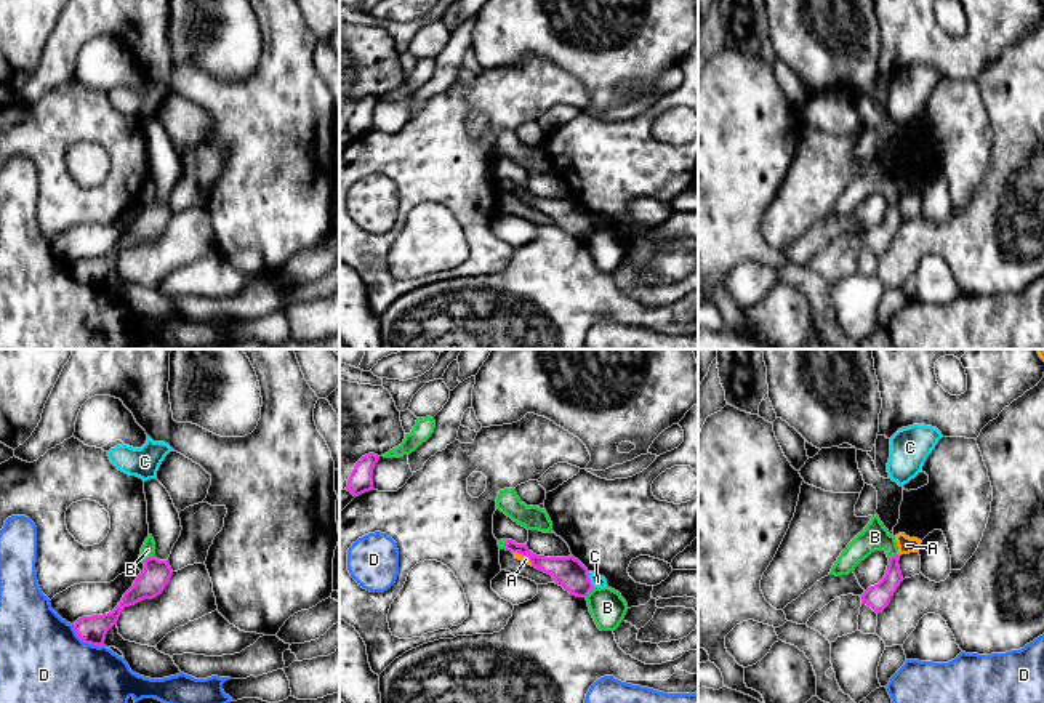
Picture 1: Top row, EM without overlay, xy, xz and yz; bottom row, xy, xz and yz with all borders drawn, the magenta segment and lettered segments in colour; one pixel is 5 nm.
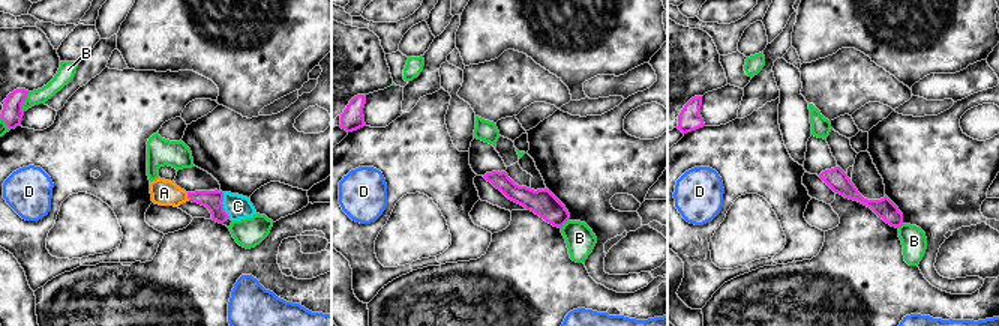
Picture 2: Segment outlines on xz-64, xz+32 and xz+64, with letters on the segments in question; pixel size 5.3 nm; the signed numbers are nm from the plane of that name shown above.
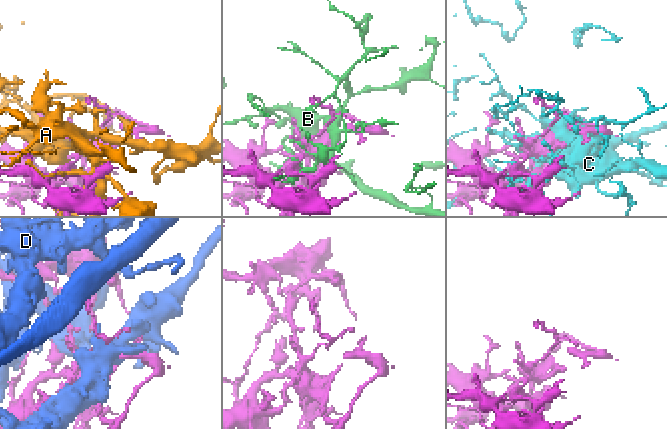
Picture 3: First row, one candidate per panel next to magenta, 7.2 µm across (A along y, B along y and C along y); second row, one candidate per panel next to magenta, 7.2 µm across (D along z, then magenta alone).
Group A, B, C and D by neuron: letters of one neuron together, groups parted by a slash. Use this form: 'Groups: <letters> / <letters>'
Groups: A / B / C / D

